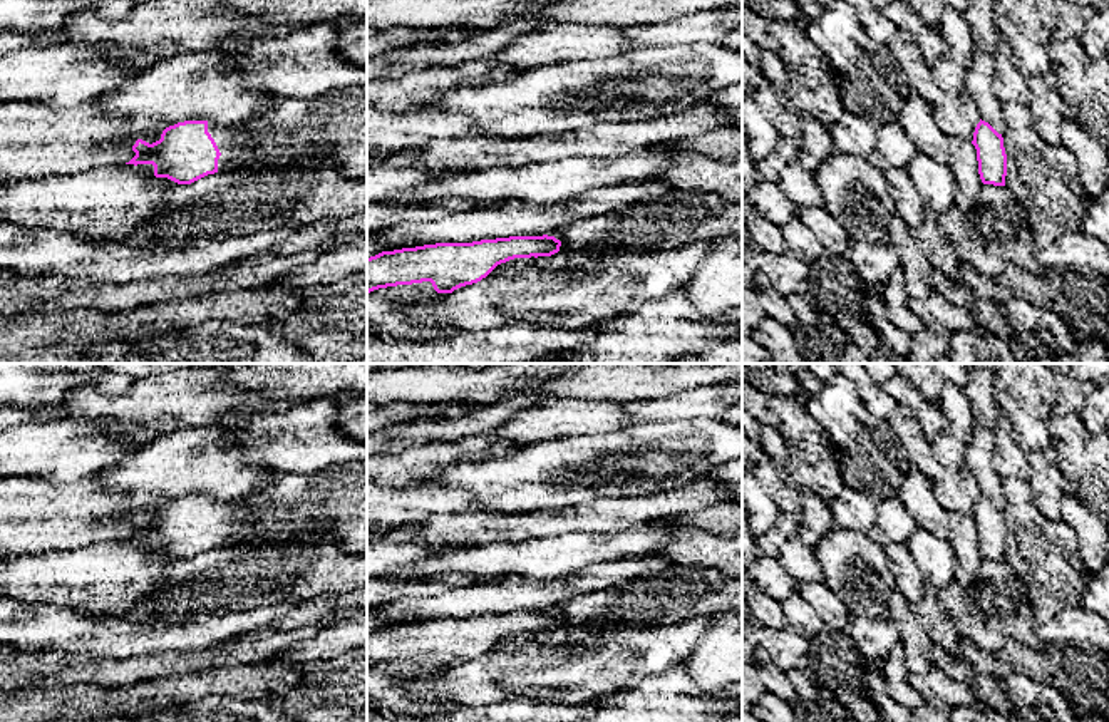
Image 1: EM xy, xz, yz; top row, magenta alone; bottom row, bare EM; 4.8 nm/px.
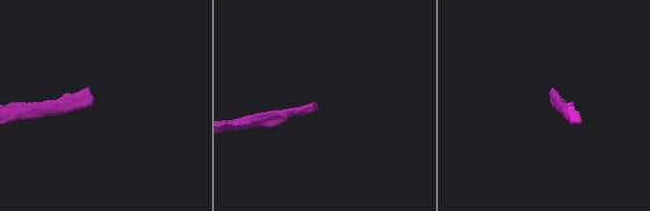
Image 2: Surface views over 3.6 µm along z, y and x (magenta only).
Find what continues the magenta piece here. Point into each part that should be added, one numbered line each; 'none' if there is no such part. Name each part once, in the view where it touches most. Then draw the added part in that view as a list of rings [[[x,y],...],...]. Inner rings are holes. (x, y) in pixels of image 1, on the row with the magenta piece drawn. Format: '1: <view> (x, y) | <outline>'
1: xy (230, 138) | [[[253,117],[243,124],[218,124],[208,121],[208,132],[221,152],[218,171],[230,171],[241,168],[243,147],[258,144],[265,139],[268,136],[268,126],[263,124],[260,117]]]

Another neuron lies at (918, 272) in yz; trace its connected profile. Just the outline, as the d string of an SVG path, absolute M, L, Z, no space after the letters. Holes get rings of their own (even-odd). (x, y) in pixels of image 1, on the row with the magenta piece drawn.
M895 213L886 223L888 243L900 253L900 266L911 298L926 297L933 290L935 268L918 248L913 229Z

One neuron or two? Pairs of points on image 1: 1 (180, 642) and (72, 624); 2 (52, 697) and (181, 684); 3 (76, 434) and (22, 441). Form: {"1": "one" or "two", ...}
{"1": "one", "2": "one", "3": "one"}

